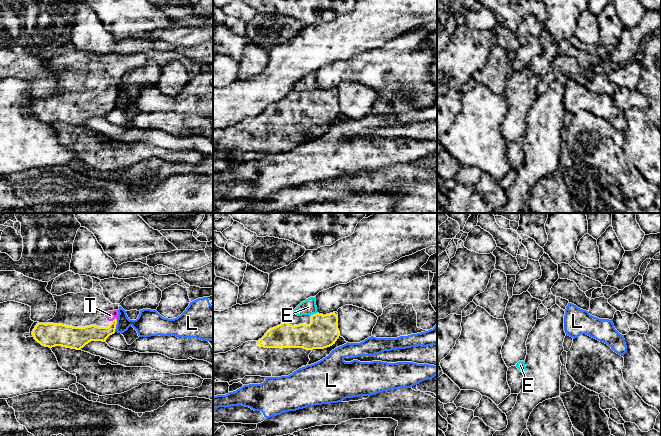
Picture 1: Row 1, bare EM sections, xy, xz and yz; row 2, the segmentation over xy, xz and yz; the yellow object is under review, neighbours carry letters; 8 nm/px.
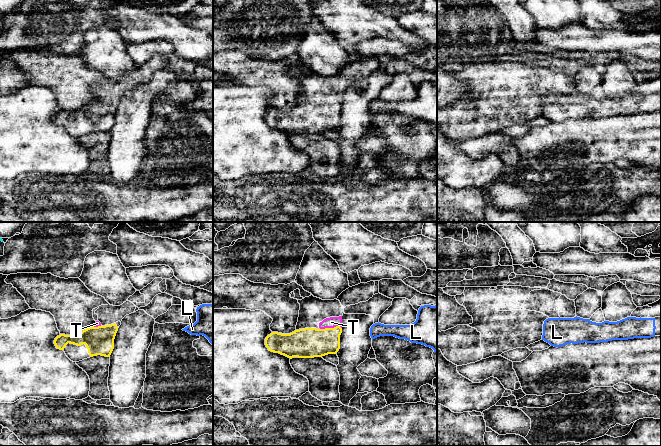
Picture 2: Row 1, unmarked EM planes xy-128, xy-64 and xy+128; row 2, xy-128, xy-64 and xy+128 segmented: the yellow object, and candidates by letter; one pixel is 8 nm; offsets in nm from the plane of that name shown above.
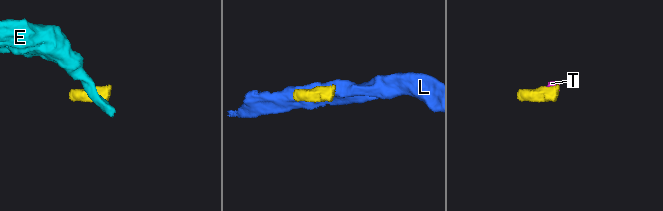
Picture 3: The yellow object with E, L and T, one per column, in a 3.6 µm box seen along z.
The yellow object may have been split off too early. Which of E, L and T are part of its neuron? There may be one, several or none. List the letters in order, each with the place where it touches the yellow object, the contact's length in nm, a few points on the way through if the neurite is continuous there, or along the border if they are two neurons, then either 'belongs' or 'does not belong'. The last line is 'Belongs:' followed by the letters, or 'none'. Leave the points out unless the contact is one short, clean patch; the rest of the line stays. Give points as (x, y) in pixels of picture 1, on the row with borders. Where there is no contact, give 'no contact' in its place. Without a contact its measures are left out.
E: xz (313, 314) | 60 nm | along xz (316, 312), (310, 315) | does not belong
L: xy (115, 328) | 50 nm | along xy (116, 326), (114, 331) | does not belong
T: xy (114, 319) | 50 nm | belongs
Belongs: T

